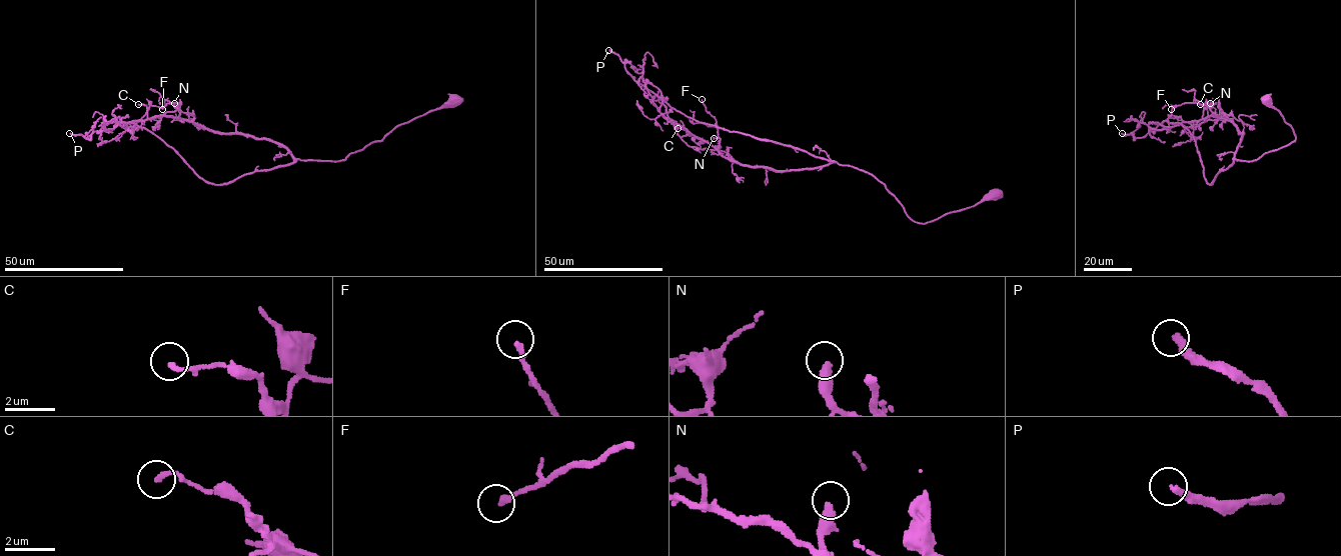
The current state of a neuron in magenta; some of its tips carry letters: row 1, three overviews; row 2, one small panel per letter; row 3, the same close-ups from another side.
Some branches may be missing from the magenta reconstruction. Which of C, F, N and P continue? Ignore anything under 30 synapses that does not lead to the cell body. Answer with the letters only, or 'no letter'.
P

